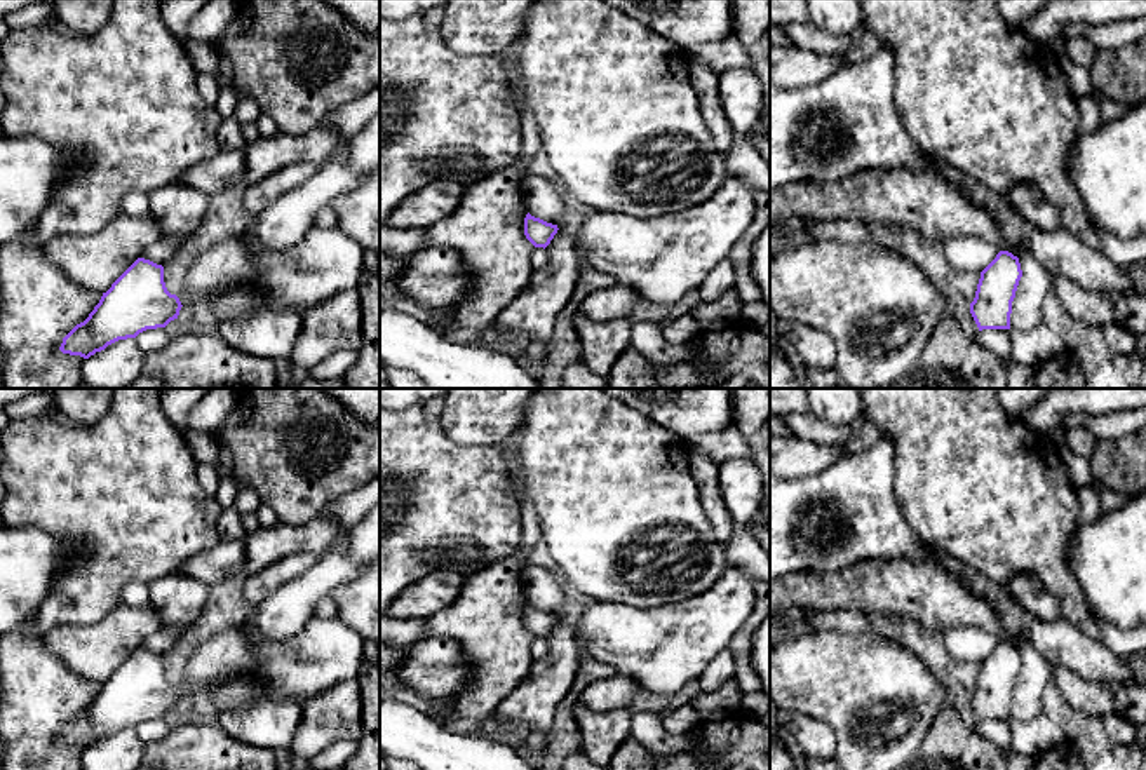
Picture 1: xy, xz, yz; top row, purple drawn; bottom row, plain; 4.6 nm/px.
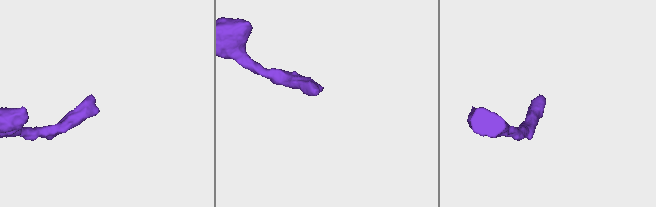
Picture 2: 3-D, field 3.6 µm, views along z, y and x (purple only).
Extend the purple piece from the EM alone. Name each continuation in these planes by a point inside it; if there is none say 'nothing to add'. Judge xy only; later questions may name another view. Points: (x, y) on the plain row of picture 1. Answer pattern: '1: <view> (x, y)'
1: xy (326, 652)

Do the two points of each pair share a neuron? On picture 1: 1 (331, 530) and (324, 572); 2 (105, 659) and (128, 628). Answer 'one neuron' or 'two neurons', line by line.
1: two neurons
2: one neuron

